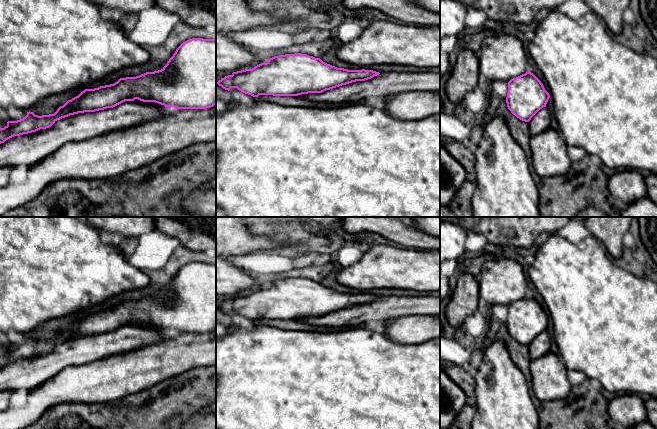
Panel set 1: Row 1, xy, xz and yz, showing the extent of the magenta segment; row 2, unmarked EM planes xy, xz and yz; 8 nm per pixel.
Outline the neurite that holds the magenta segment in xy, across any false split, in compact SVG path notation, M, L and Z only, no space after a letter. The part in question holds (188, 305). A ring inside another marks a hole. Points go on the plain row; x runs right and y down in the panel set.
M192 262L176 273L161 294L146 296L136 301L120 302L114 308L85 313L60 330L54 338L38 340L29 335L23 343L8 345L4 352L0 352L0 392L20 389L31 391L52 379L66 367L89 364L153 345L172 337L171 331L206 333L214 329L216 329L216 262Z

